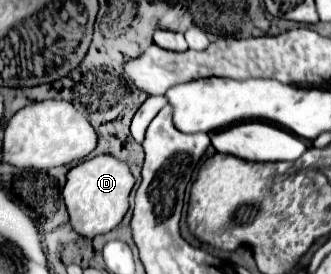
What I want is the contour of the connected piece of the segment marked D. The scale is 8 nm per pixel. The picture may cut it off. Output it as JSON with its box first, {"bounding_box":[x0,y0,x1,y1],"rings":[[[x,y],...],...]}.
{"bounding_box":[62,154,134,238],"rings":[[[102,154],[72,166],[66,174],[66,186],[62,190],[72,228],[86,238],[94,238],[96,234],[104,234],[116,228],[128,210],[128,194],[132,186],[134,176],[130,174],[128,166],[114,156]]]}

